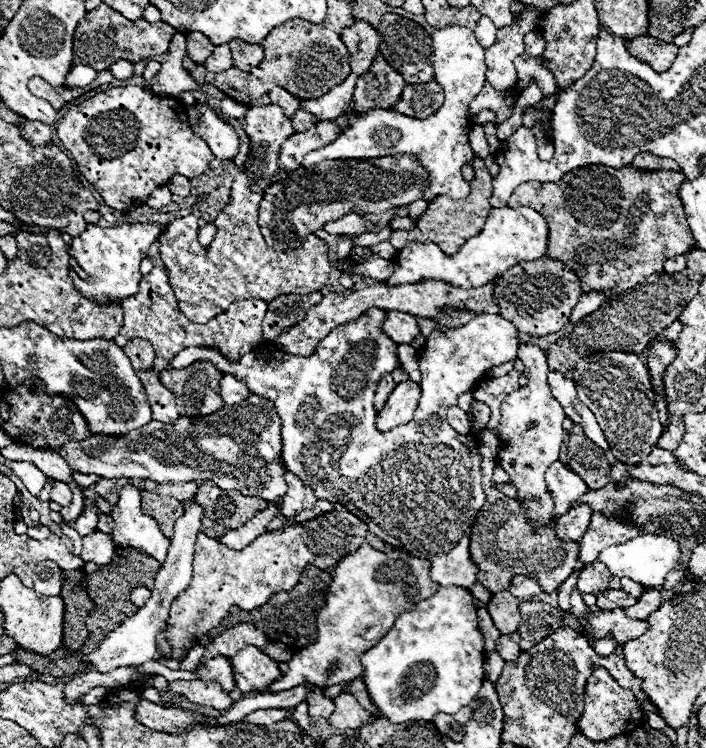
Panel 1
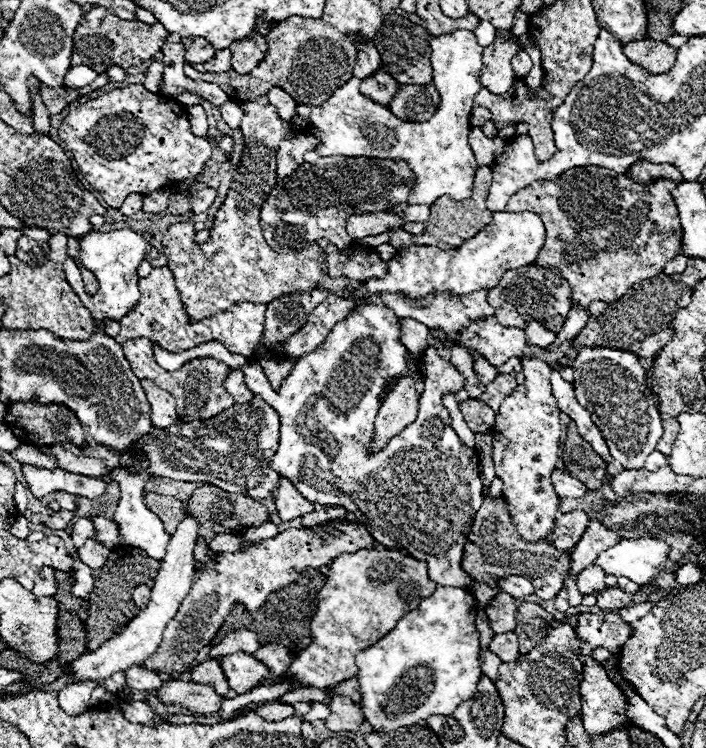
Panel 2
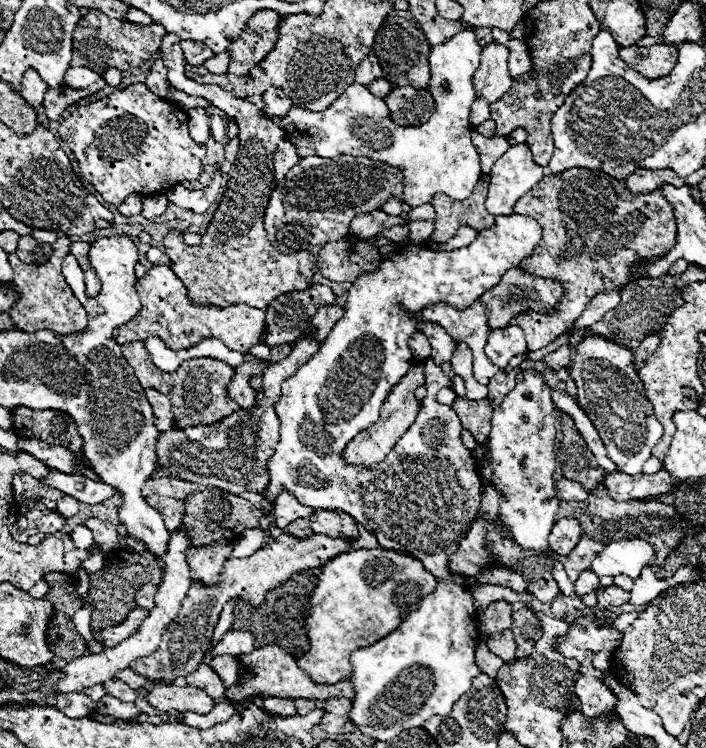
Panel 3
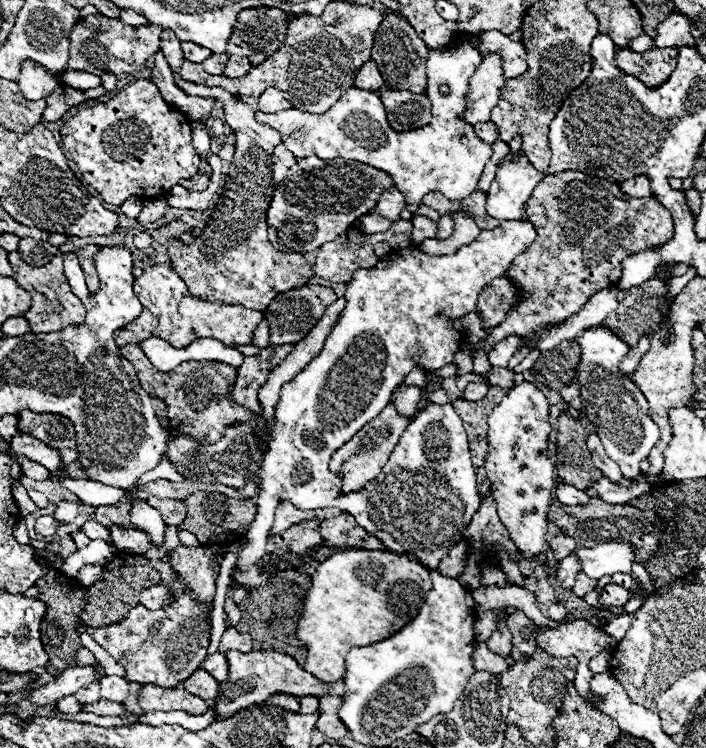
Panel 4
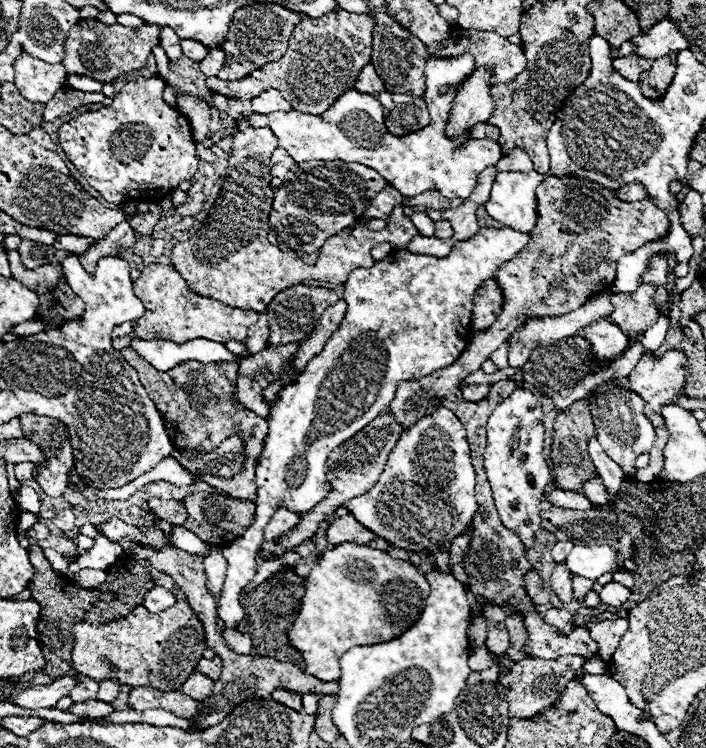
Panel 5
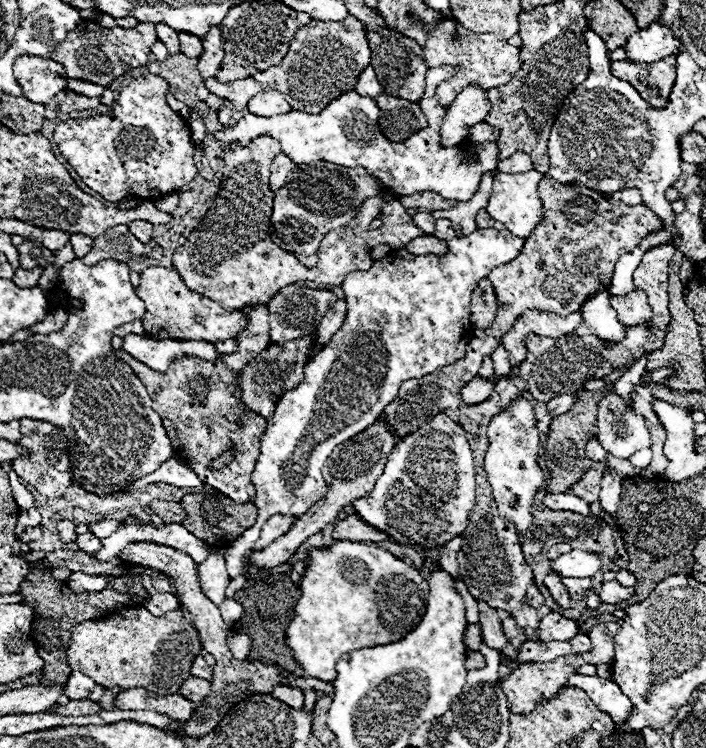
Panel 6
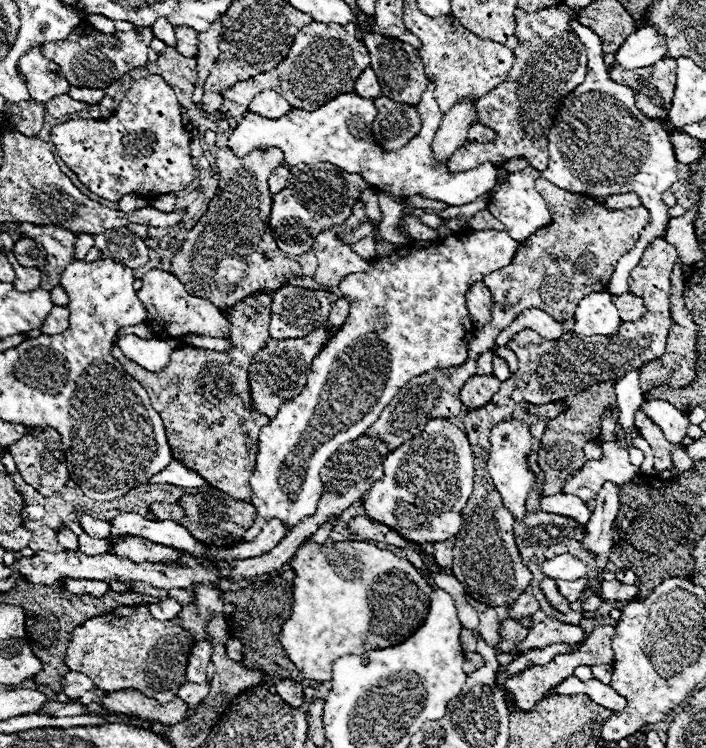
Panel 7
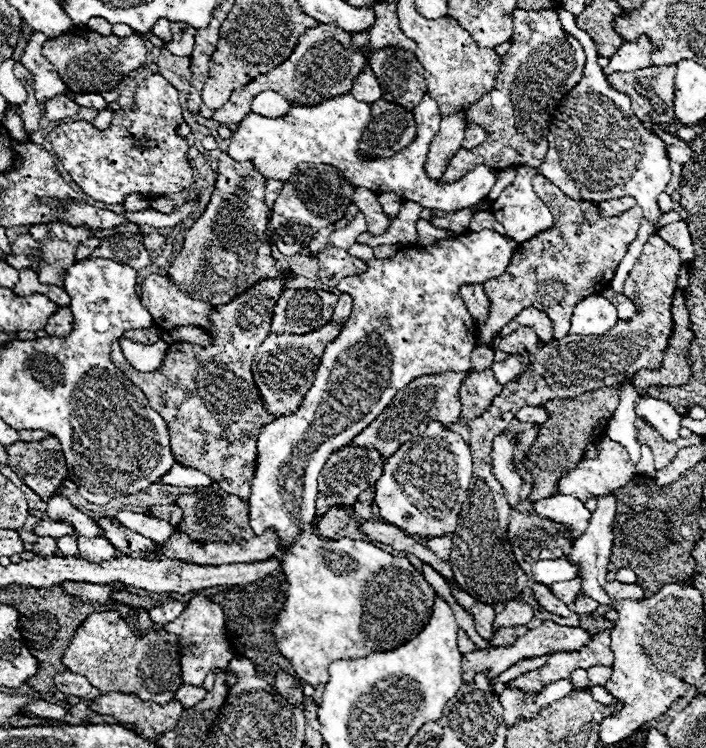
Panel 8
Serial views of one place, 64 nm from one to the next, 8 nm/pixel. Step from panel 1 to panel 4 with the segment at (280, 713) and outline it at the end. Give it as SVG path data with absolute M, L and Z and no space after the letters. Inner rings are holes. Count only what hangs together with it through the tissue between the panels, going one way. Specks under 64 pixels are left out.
M274 694L268 702L276 704L278 708L288 708L288 712L300 712L300 700L290 694Z

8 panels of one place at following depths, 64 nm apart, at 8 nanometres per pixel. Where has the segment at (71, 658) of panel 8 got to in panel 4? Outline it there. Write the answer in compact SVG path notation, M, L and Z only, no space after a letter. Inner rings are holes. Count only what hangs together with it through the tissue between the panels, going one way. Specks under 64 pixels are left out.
M184 594L178 598L172 606L166 610L160 610L158 614L158 632L152 638L150 626L152 626L152 612L142 608L140 604L132 608L122 622L104 626L104 628L86 628L88 634L100 644L124 670L126 682L138 682L138 684L156 684L162 688L174 688L182 680L186 680L192 672L196 672L206 658L206 648L210 642L210 624L202 608ZM82 646L80 650L76 650L76 664L78 666L94 666L96 658L94 658L94 654L88 648Z

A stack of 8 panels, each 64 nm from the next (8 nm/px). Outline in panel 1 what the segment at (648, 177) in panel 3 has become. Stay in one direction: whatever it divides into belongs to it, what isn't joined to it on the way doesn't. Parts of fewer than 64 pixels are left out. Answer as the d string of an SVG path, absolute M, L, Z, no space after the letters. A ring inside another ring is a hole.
M648 154L636 156L632 166L638 168L638 170L672 170L672 172L680 172L680 166L674 160L660 160L658 156L648 156Z

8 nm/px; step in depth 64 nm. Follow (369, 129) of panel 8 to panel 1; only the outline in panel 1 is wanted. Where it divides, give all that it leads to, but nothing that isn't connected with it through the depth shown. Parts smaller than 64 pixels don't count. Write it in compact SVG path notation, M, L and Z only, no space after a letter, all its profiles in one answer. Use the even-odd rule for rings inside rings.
M434 80L428 84L406 84L400 100L392 106L392 110L424 120L442 106L442 98L442 88Z

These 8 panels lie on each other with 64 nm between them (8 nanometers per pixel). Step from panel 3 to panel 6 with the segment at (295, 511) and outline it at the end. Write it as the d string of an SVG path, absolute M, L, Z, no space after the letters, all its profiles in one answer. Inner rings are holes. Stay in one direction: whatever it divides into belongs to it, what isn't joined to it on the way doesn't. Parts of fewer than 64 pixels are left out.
M272 516L268 518L268 522L264 524L262 528L262 534L260 534L260 540L252 546L252 550L264 550L266 546L270 546L276 538L284 536L284 532L288 532L288 528L292 528L296 520L294 518L284 518L284 516Z

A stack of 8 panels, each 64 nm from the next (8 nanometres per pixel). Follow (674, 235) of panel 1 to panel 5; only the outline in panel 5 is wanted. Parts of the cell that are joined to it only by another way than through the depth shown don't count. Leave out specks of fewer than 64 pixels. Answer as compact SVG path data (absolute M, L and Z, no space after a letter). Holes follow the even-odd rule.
M548 176L536 188L536 196L538 222L530 232L528 246L516 260L510 260L494 274L504 294L502 312L496 324L484 332L474 332L464 356L448 368L440 368L440 372L432 372L420 380L406 380L398 386L388 410L402 430L414 426L422 416L432 414L432 408L440 406L444 400L454 402L460 382L480 370L482 362L506 342L516 326L528 316L562 316L580 308L590 296L608 290L616 276L618 258L640 248L640 244L648 240L658 240L658 236L668 232L670 224L666 214L656 210L654 204L648 204L648 200L624 204L616 200L614 190L606 190L600 184L588 184L580 178Z

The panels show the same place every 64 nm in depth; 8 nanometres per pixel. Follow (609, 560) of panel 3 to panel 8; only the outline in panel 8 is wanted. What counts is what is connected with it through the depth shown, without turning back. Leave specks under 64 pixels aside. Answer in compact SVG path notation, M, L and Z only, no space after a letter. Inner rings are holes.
M566 558L538 560L532 564L532 578L540 584L554 584L576 578L576 570Z

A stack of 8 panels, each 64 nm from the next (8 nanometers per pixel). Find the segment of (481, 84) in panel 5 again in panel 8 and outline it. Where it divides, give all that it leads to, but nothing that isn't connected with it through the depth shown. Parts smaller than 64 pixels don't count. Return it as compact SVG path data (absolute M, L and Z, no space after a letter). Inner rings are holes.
M464 110L458 112L456 116L442 118L440 132L436 134L436 140L432 140L430 150L428 150L428 156L426 156L426 164L424 164L424 170L426 170L428 178L438 180L444 174L450 158L462 146L464 128L466 128Z

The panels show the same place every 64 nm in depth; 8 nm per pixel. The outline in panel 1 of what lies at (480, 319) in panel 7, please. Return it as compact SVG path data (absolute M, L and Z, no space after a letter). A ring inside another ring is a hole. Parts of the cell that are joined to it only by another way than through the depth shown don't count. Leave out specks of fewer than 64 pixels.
M536 260L518 264L500 276L494 286L494 302L500 306L500 316L512 322L520 332L528 334L554 334L568 322L572 308L578 304L582 292L574 272L568 272L564 264L552 260Z

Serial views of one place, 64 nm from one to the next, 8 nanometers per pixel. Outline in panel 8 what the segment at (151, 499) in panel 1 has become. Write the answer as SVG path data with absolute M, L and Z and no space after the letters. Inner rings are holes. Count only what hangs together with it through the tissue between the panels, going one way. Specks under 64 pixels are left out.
M168 504L168 506L152 506L150 508L150 514L154 518L160 518L160 520L166 520L170 522L174 528L180 524L182 520L182 510L176 506L176 504Z

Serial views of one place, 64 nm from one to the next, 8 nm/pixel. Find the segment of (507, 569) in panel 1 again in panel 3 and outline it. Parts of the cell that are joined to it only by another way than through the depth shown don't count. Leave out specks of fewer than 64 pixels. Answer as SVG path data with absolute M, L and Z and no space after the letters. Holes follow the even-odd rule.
M476 520L472 524L472 528L466 532L466 538L460 540L460 546L458 550L448 558L448 568L452 574L462 574L462 576L476 576L476 572L482 568L482 566L488 566L488 564L496 564L496 562L502 562L504 566L516 570L518 574L522 574L526 580L528 580L528 590L540 600L540 602L554 602L554 598L560 594L560 588L552 576L552 560L546 552L528 552L524 548L520 548L512 536L504 538L498 528L482 522L482 520Z

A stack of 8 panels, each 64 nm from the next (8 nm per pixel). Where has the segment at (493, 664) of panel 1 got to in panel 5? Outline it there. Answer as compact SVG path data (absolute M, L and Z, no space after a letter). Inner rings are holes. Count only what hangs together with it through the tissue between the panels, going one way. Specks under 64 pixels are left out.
M484 645L476 647L476 650L472 650L472 654L470 654L470 658L468 658L468 664L470 664L472 671L480 671L492 666L496 660L497 663L500 664L502 658L502 656L497 655L496 659L493 659L489 650Z

